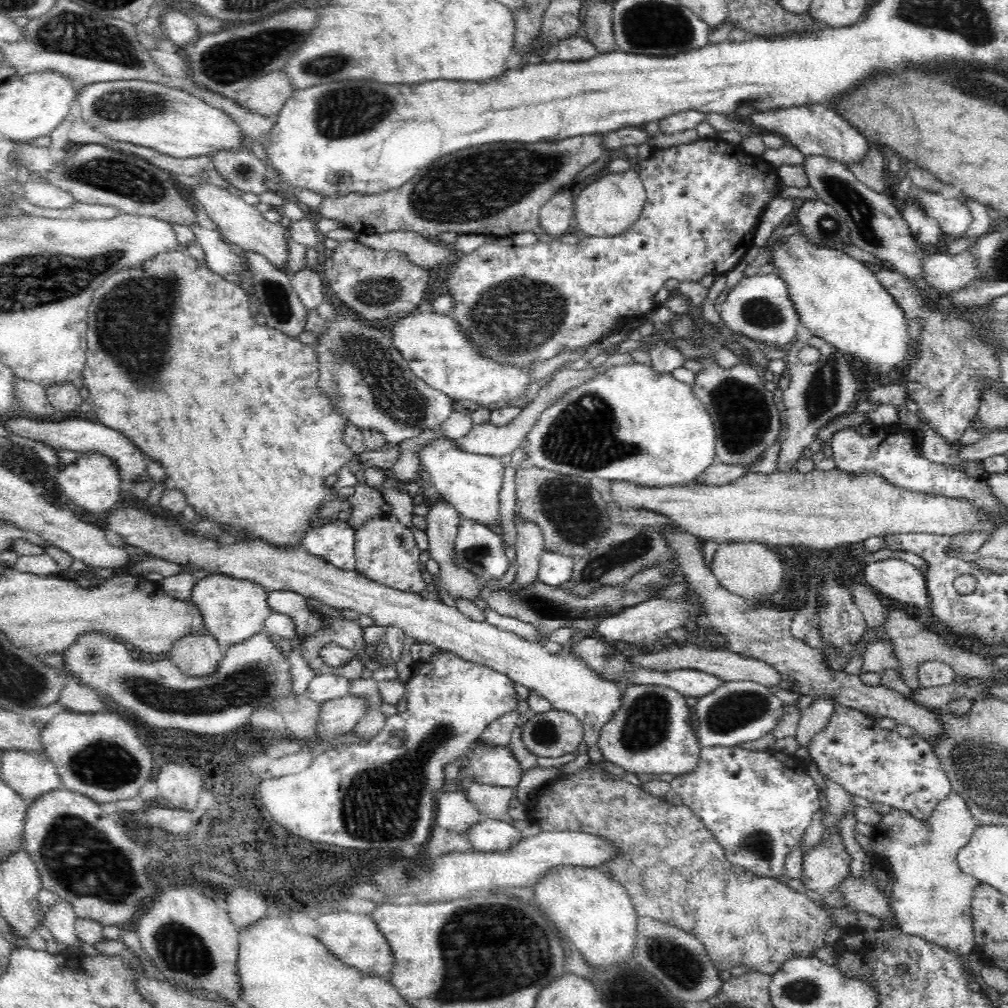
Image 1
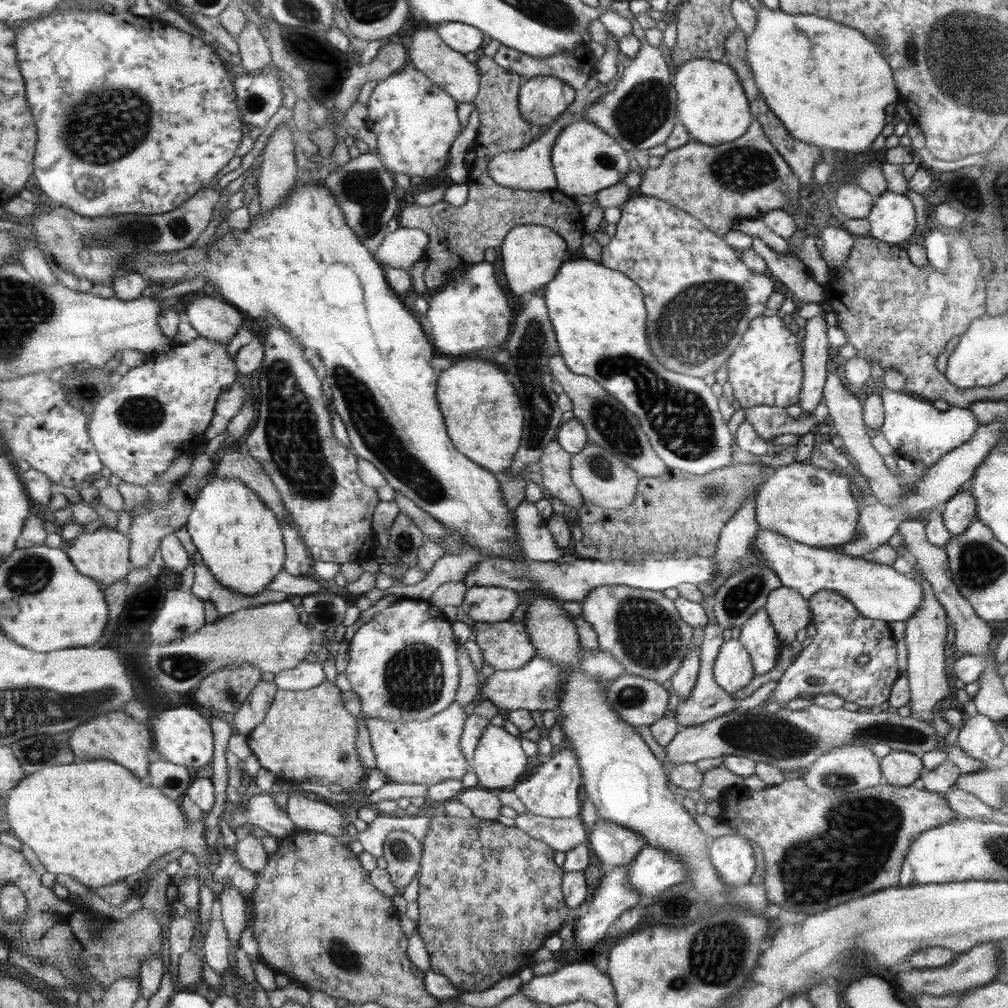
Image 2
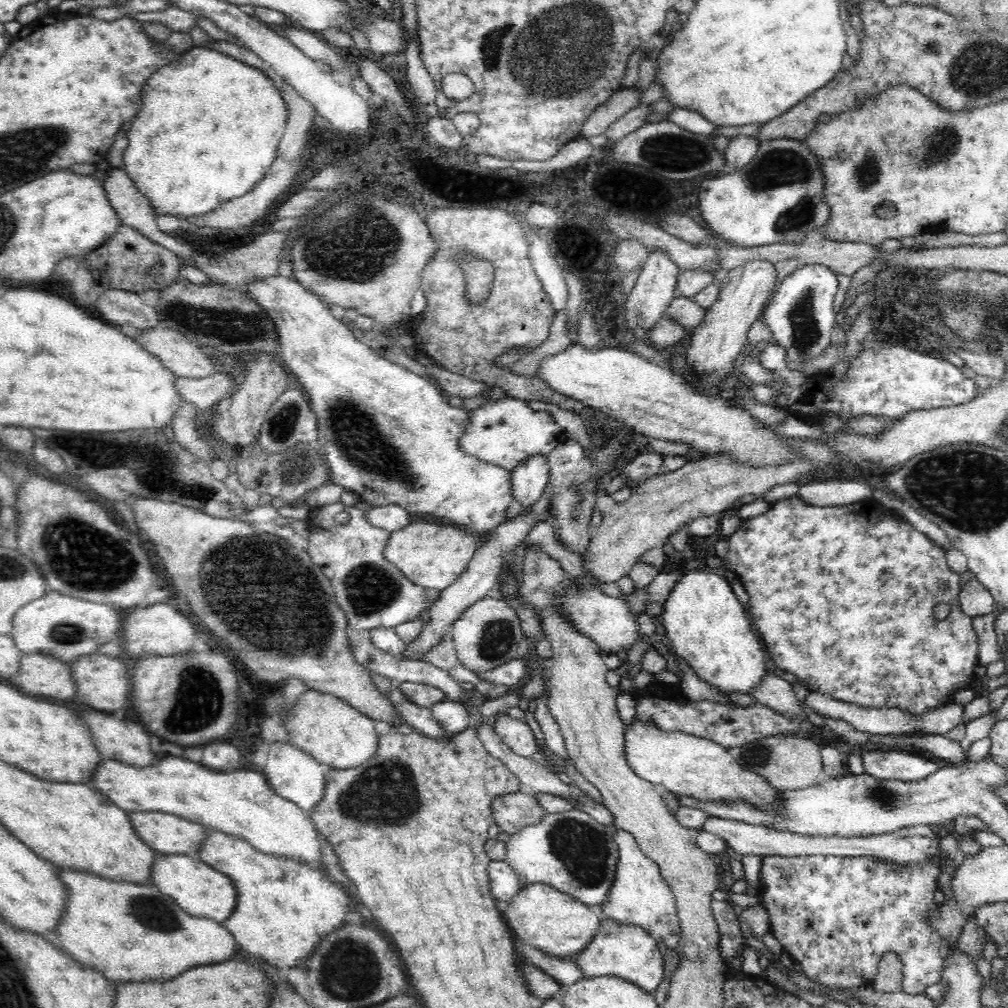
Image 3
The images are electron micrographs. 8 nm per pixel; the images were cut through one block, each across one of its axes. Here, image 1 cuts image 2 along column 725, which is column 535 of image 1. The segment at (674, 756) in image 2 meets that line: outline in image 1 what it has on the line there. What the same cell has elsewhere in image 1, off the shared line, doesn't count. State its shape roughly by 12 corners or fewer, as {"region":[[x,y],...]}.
{"region":[[563,711],[530,714],[520,724],[539,758],[577,752],[582,722]]}

